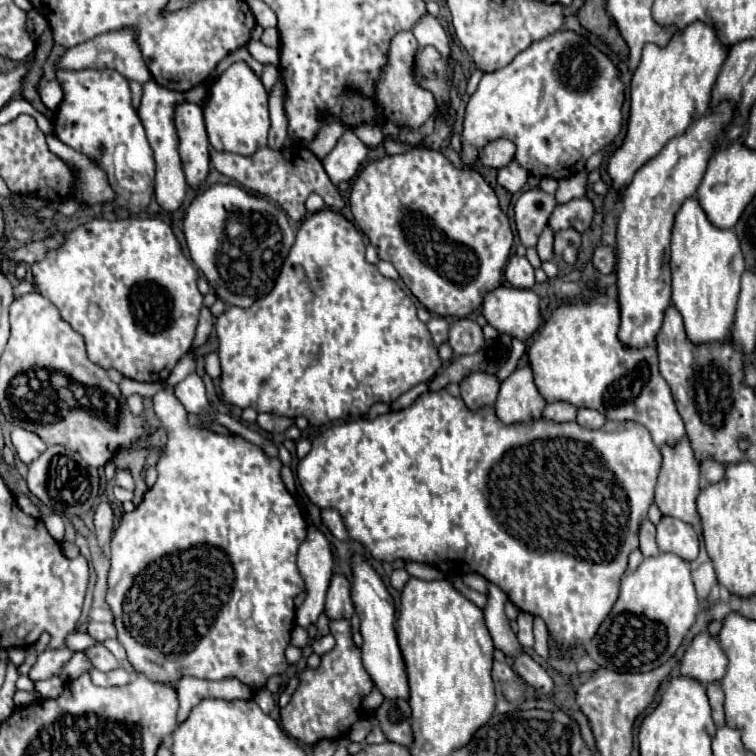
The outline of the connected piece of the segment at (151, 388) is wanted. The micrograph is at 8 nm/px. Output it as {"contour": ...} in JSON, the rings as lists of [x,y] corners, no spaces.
{"contour":[[[122,378],[122,382],[118,384],[120,386],[120,392],[128,398],[132,394],[140,394],[140,396],[146,396],[150,398],[152,394],[156,394],[156,388],[160,388],[160,384],[146,384],[146,382],[136,382],[132,378]]]}

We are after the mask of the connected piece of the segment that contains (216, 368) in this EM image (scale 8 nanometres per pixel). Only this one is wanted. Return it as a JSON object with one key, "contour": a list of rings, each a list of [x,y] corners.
{"contour":[[[210,352],[210,354],[206,356],[206,374],[208,374],[212,380],[220,378],[220,374],[222,374],[220,360],[218,360],[218,354],[216,354],[216,352]]]}

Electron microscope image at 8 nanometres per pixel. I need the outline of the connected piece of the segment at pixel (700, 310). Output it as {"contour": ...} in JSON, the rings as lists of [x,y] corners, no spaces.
{"contour":[[[696,196],[688,198],[672,228],[672,304],[684,318],[686,334],[692,342],[718,342],[730,334],[736,302],[740,294],[740,276],[744,272],[744,254],[734,230],[714,226],[702,210]]]}

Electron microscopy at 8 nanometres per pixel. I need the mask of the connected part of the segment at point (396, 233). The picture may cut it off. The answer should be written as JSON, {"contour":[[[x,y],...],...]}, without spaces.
{"contour":[[[408,150],[368,162],[350,188],[354,224],[378,250],[380,260],[392,262],[408,290],[438,316],[464,318],[480,308],[482,296],[502,284],[514,234],[492,186],[476,172],[456,168],[438,150]]]}

